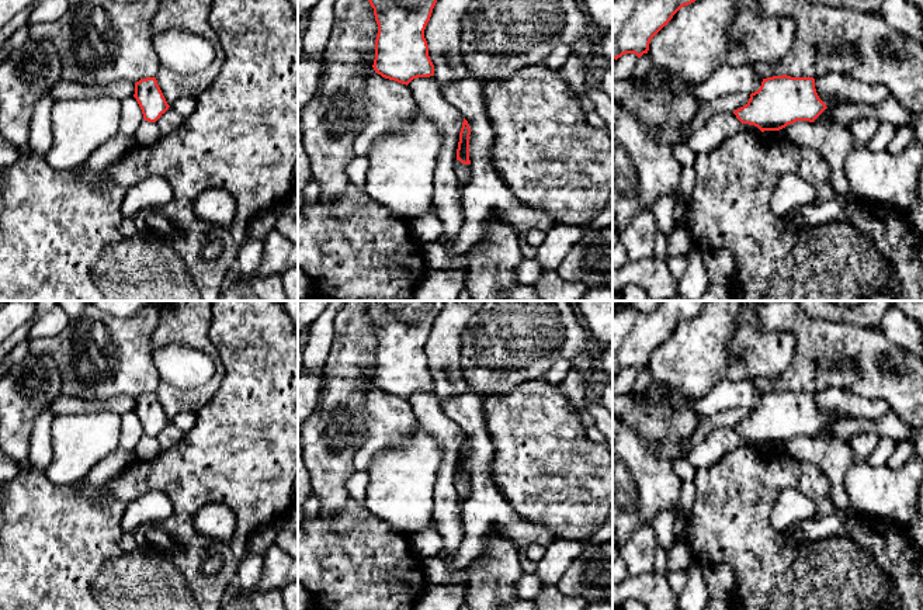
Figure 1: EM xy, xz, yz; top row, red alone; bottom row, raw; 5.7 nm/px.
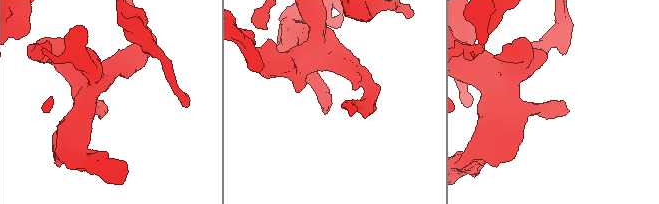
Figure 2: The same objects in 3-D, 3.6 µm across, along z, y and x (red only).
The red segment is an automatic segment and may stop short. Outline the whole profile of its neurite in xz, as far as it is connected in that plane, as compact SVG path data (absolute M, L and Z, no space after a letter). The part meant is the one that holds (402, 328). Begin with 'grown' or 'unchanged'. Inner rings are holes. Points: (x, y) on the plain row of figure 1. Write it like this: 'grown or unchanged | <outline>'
unchanged | M367 301L367 312L378 339L372 379L375 388L406 401L413 394L434 391L424 344L443 305L444 301Z

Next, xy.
unchanged | M146 392L136 396L133 412L142 424L143 434L149 437L156 437L170 422L156 392Z

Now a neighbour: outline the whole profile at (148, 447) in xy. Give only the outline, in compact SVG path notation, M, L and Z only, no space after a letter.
M145 436L139 440L136 447L133 448L135 457L138 460L152 460L157 457L163 448L160 447L156 437Z

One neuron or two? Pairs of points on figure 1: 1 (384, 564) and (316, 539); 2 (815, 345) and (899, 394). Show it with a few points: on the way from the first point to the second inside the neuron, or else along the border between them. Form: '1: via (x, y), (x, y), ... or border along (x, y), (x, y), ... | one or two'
1: via (367, 564), (350, 564), (333, 555) | one
2: via (836, 345), (850, 345), (878, 373) | one

